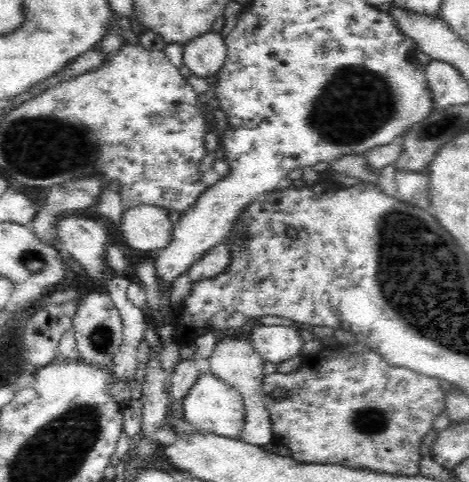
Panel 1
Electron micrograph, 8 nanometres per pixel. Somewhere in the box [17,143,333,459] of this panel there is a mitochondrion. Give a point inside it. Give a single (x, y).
(100, 339)

